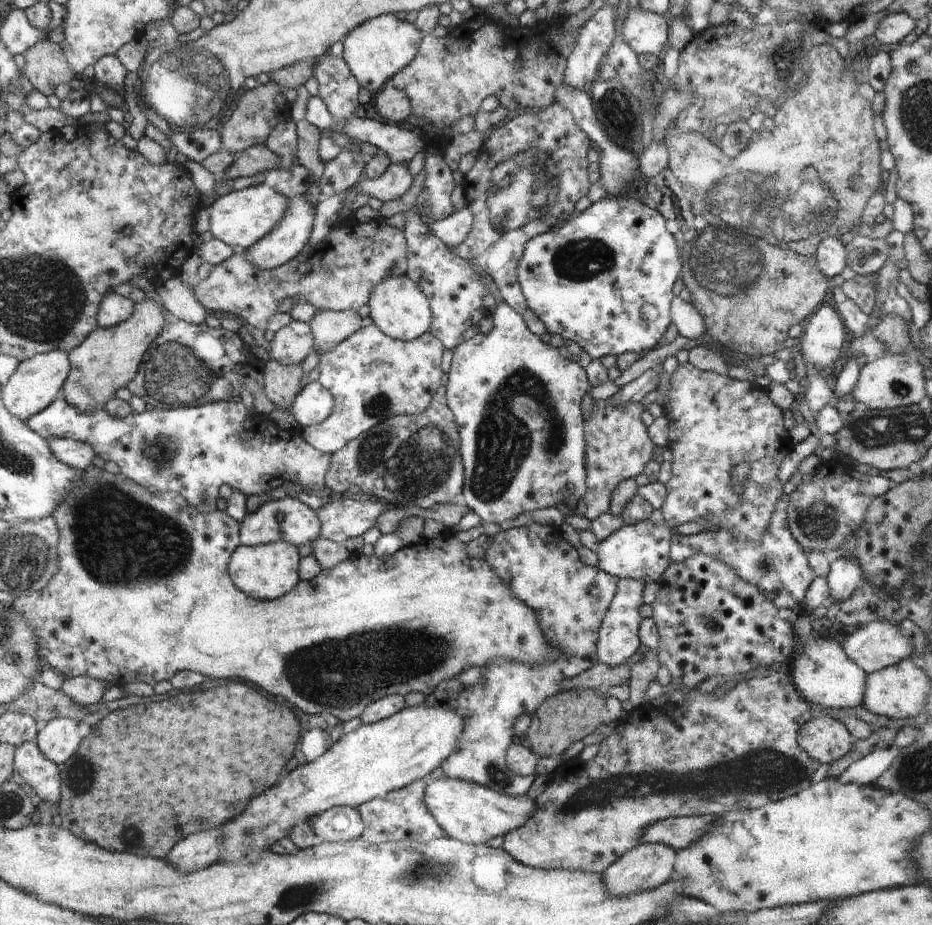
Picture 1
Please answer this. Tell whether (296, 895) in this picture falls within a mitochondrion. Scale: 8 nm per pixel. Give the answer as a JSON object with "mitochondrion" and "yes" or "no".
{"mitochondrion":"yes"}

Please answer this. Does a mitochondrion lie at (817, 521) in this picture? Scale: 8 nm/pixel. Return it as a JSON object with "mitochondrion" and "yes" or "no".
{"mitochondrion":"yes"}

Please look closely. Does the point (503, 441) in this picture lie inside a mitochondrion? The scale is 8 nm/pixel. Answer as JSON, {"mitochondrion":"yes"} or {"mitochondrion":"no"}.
{"mitochondrion":"yes"}

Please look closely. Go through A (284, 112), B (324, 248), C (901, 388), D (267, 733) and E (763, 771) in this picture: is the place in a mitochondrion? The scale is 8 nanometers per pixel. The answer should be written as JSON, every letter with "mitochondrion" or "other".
{"A":"other","B":"other","C":"mitochondrion","D":"other","E":"mitochondrion"}

